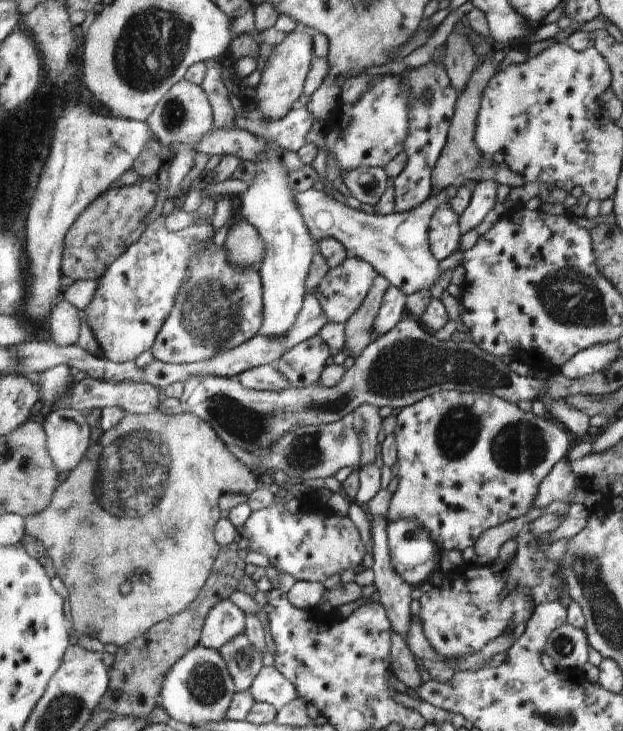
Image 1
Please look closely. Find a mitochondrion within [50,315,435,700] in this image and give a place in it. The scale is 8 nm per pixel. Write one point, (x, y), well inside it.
(131, 477)

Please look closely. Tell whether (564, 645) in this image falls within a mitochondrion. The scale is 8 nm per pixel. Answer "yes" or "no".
yes

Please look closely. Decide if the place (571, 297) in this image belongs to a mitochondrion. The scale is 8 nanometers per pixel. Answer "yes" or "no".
yes

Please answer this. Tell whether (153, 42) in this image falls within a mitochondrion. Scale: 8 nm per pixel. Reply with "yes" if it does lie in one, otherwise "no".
yes

